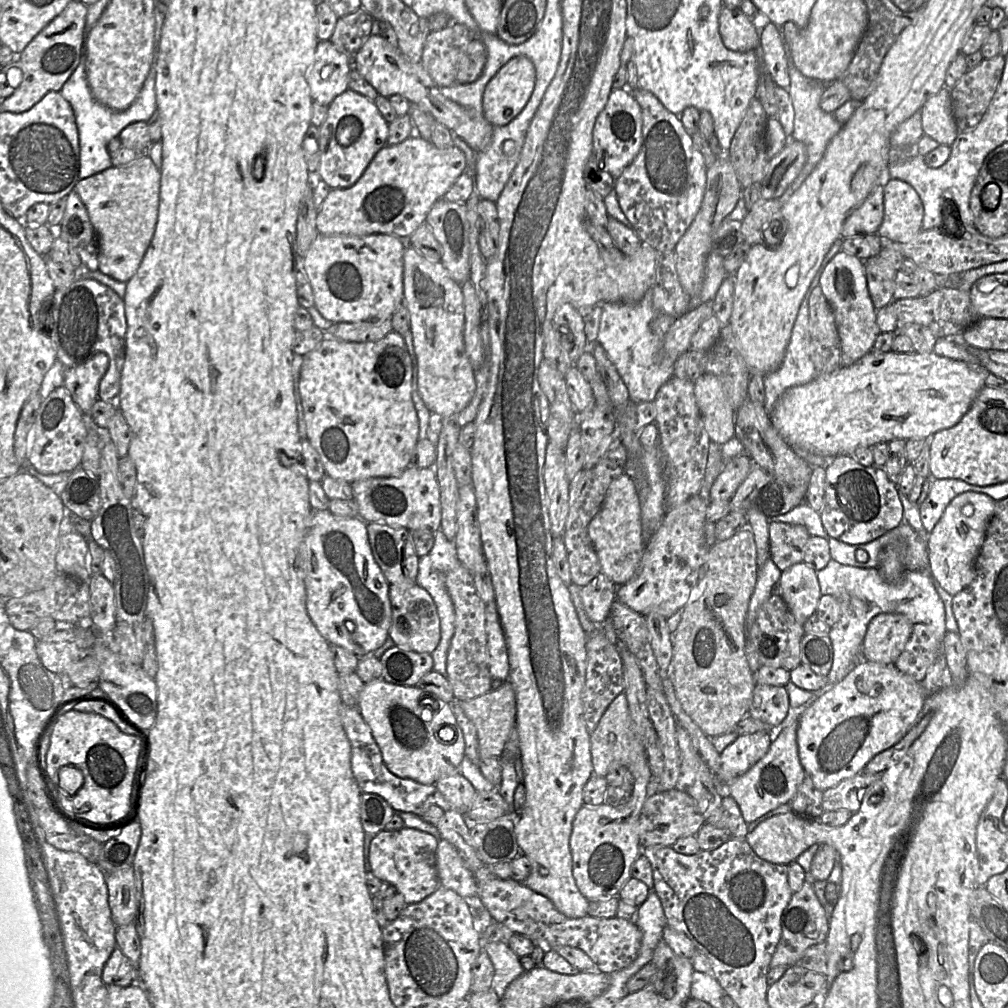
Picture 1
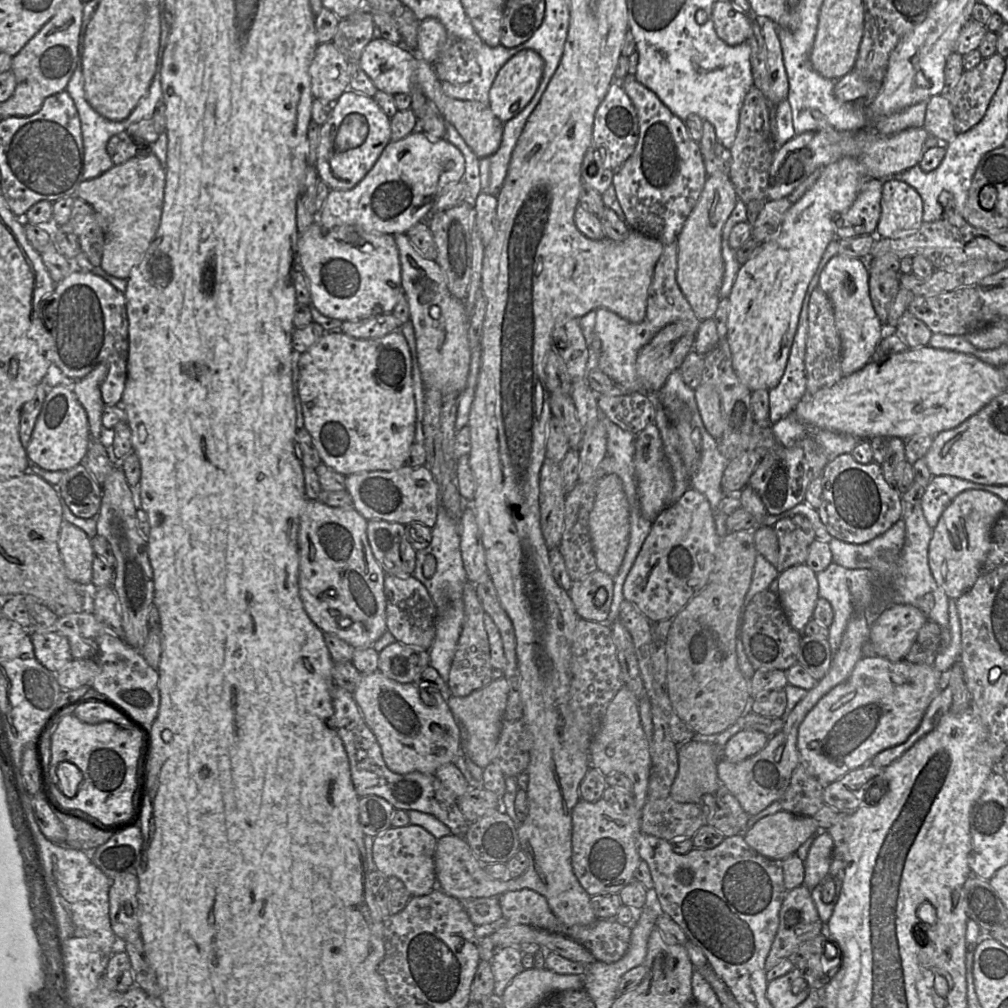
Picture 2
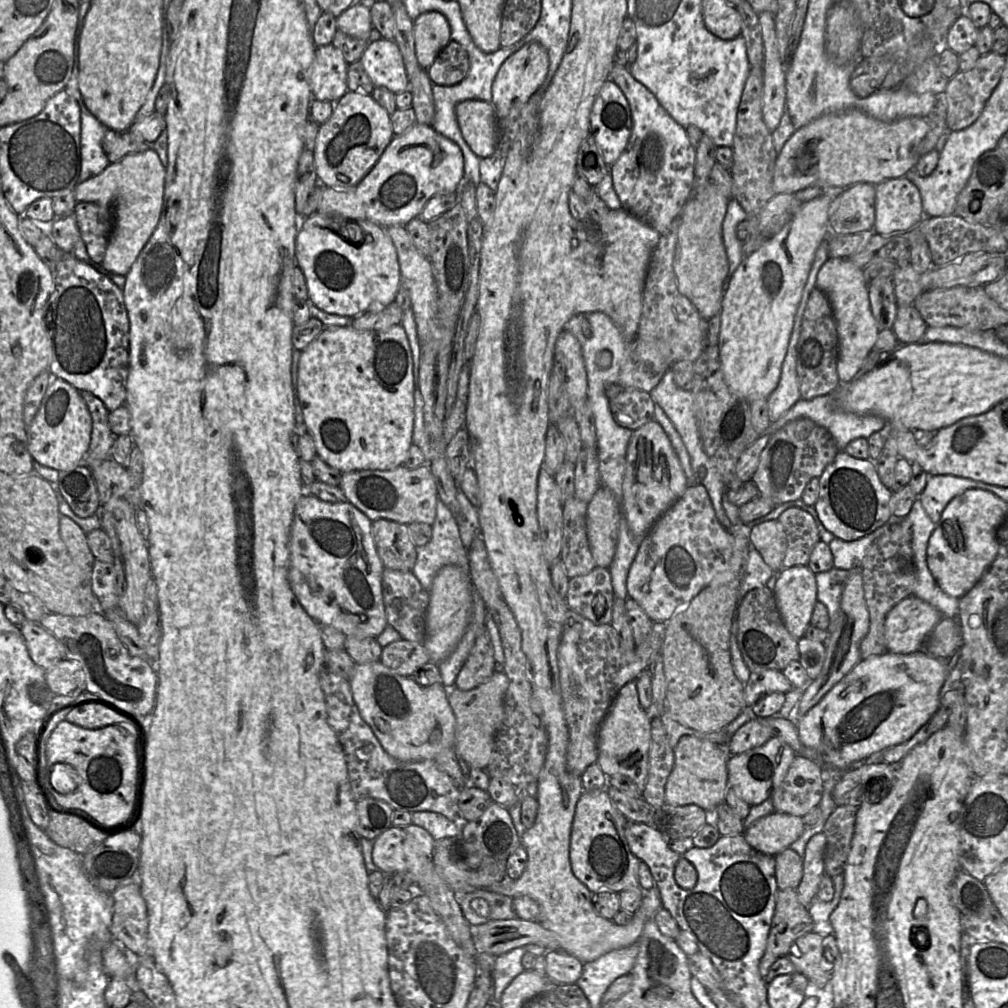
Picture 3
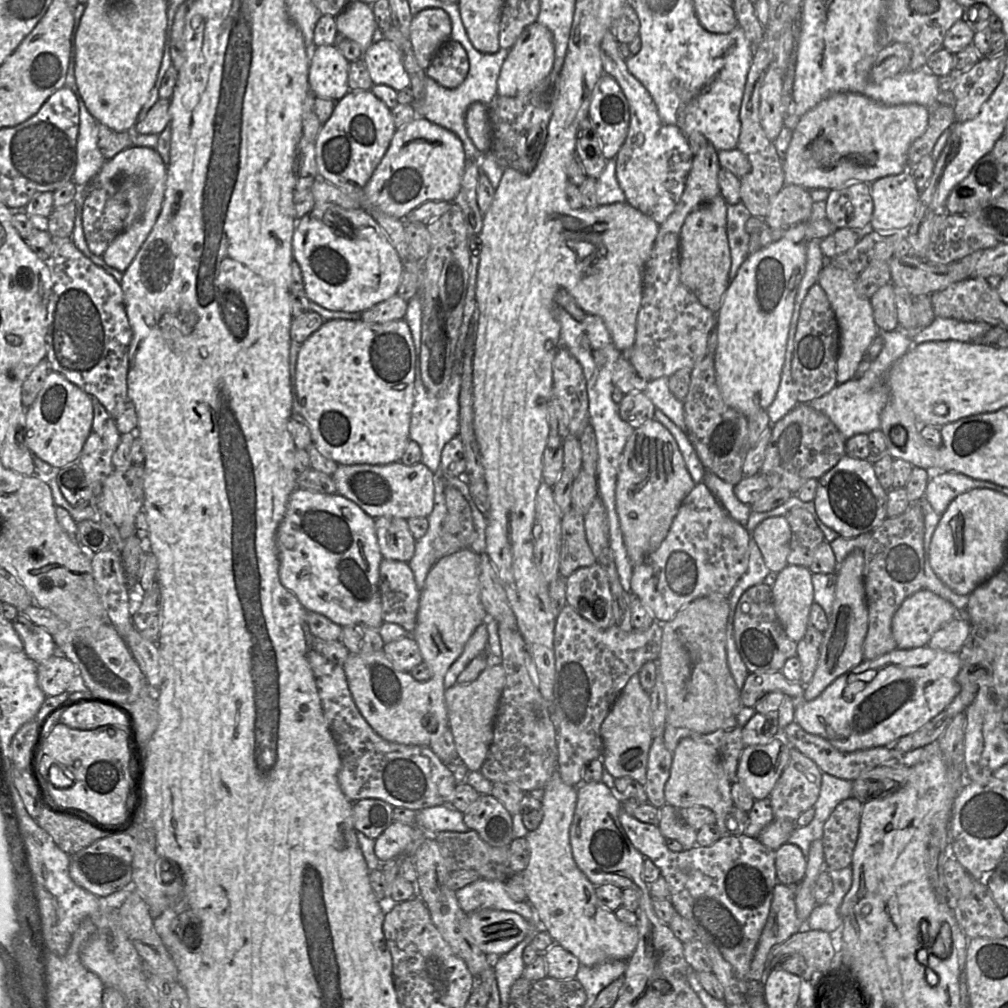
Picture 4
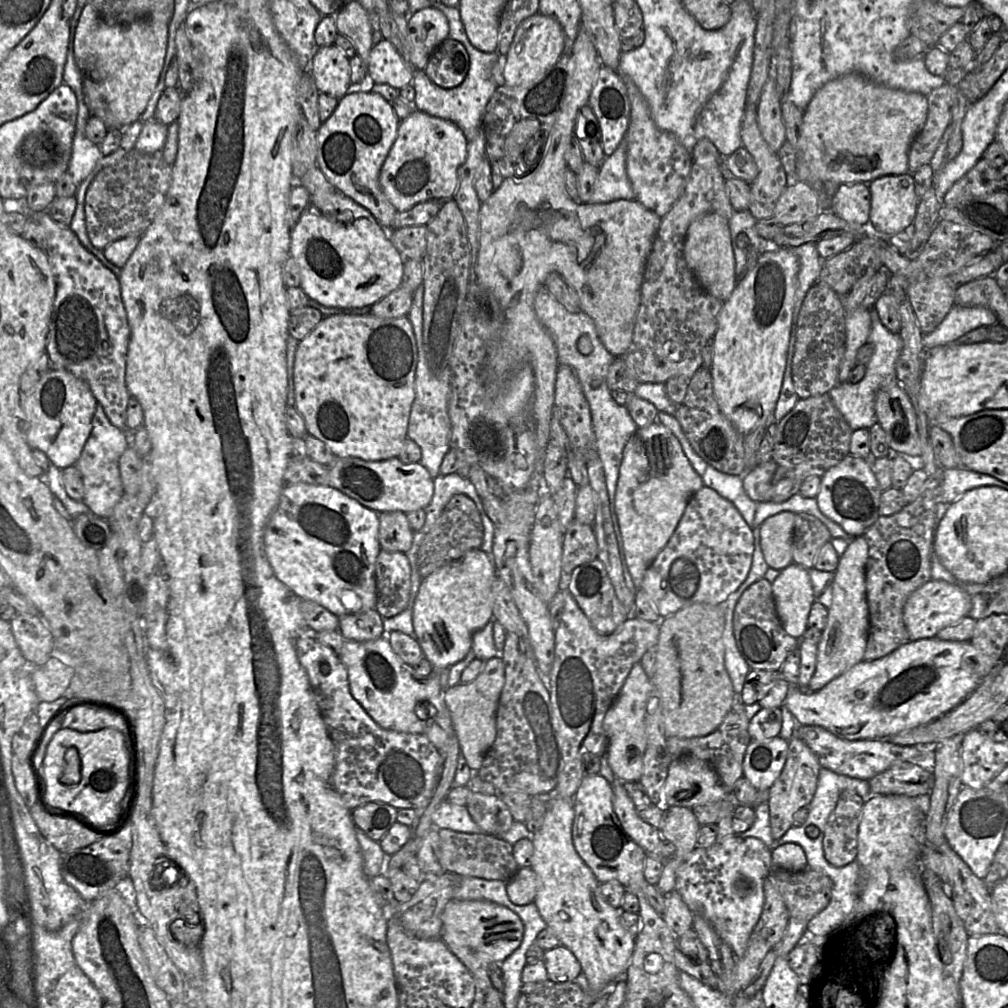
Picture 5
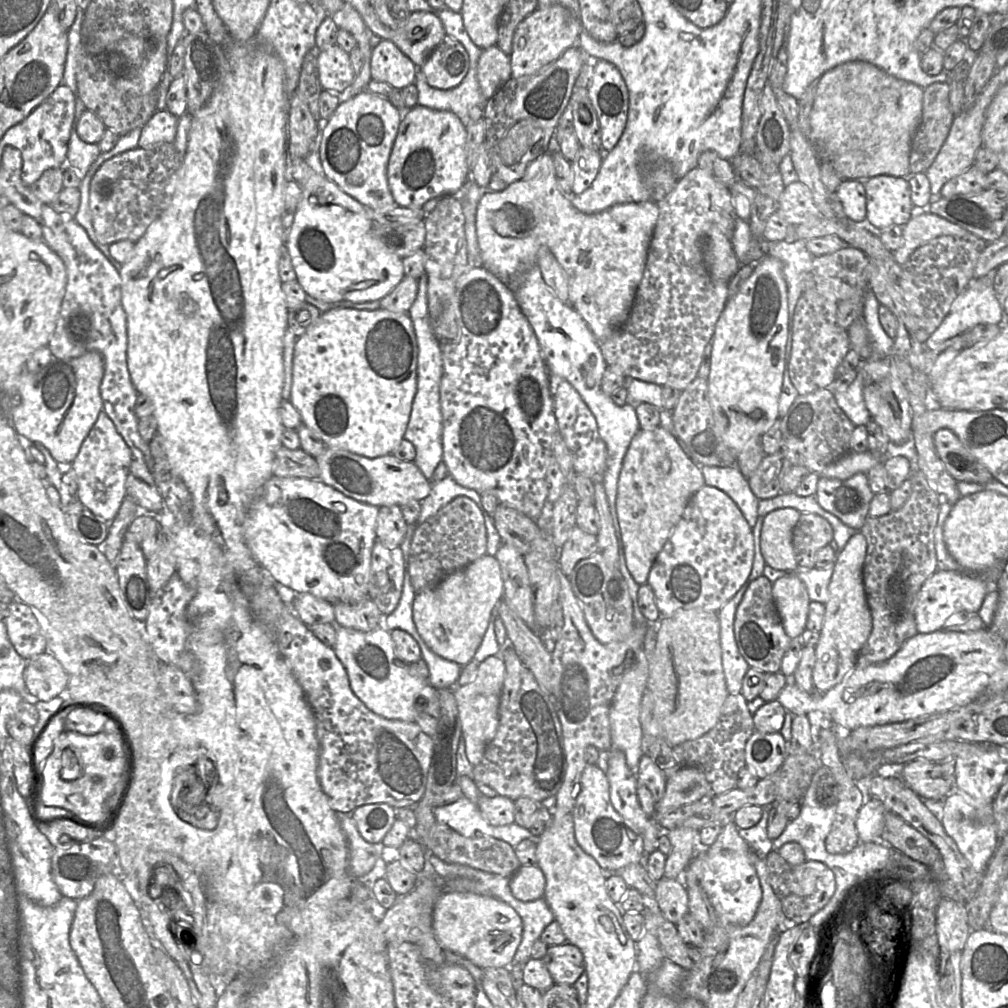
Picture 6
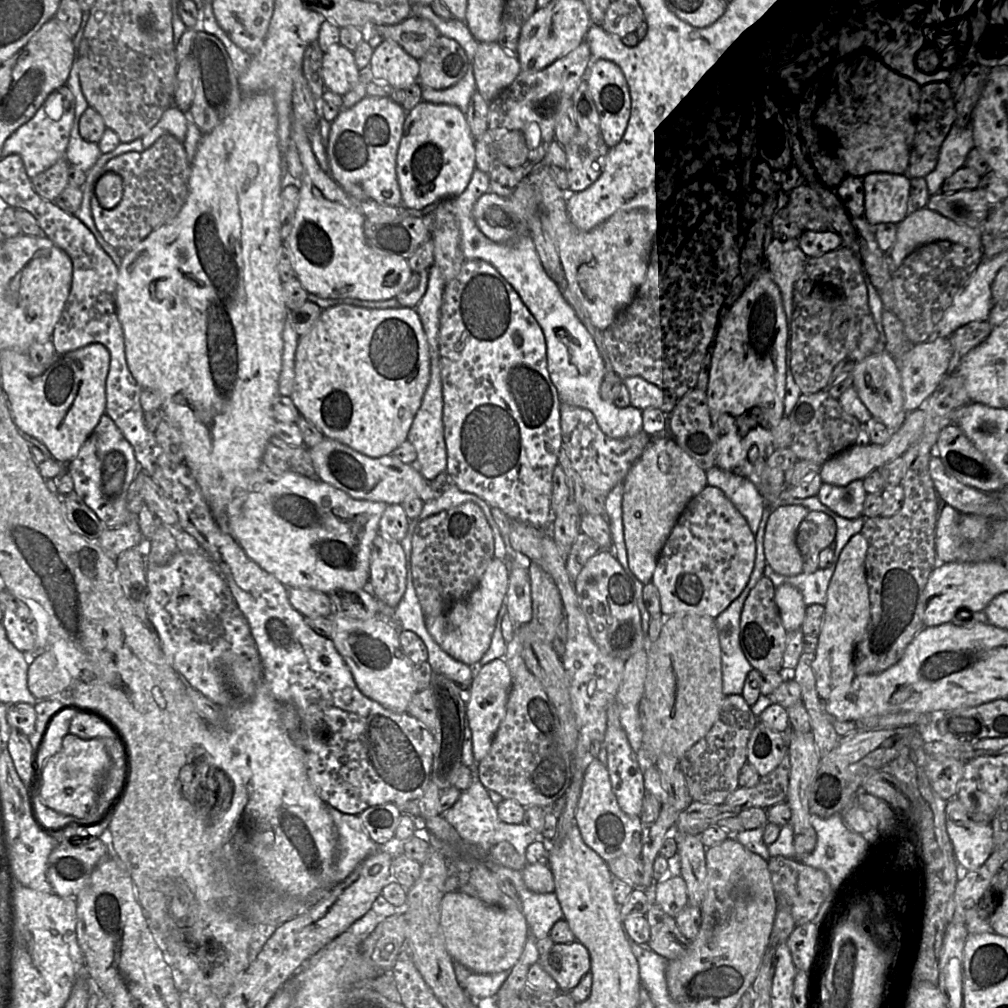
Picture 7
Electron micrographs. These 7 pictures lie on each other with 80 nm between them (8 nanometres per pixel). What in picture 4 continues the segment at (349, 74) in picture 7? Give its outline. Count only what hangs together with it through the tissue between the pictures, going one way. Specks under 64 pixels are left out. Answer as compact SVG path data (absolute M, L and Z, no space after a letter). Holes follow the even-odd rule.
M335 45L318 46L310 51L309 86L317 97L331 99L335 102L342 99L349 91L348 76L350 62Z

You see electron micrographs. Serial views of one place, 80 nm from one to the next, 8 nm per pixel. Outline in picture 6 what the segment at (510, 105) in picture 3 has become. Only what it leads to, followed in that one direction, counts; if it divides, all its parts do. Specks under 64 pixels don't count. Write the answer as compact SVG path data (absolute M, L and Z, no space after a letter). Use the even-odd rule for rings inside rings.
M552 4L537 8L519 23L514 32L510 54L512 78L532 75L554 62L567 49L577 46L582 30L580 19L562 5Z

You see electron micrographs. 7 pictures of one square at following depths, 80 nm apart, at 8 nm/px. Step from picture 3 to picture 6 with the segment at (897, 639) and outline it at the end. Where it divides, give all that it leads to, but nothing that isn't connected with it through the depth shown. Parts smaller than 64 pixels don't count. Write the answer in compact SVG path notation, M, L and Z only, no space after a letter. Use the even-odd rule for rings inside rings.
M936 570L921 586L914 609L917 632L932 633L944 629L945 622L958 612L978 613L985 596L997 590L995 582L976 579L972 572L957 573L954 571Z

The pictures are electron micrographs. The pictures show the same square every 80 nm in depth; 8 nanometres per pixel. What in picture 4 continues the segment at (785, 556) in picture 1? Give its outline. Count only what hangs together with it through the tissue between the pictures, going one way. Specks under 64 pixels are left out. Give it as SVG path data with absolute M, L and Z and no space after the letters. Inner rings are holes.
M792 508L786 515L791 529L789 565L809 567L816 548L825 541L823 532L810 512L801 508Z

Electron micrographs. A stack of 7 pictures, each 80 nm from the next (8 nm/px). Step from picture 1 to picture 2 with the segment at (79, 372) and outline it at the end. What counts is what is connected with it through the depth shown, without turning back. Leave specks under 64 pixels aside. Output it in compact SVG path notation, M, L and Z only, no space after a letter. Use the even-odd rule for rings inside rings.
M98 364L84 378L75 381L72 391L78 402L85 409L89 424L90 439L102 440L102 412L105 406L100 392L100 385L108 371L105 364Z

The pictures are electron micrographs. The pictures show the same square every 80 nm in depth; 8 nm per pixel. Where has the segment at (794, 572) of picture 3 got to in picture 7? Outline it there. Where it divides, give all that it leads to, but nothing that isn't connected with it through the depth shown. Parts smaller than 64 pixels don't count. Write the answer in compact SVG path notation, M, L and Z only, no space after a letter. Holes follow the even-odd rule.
M783 583L775 589L775 602L785 630L793 632L801 629L807 608L801 592L795 586Z

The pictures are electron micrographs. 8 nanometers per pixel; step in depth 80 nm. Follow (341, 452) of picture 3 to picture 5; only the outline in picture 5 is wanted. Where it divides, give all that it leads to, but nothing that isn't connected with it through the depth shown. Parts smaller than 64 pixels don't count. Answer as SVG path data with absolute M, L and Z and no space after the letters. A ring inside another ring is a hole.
M370 313L365 315L333 314L324 316L321 322L299 341L294 362L295 408L303 416L307 433L323 441L337 458L355 457L365 461L382 461L398 457L407 437L412 404L415 398L415 373L418 361L416 340L407 316L380 318Z

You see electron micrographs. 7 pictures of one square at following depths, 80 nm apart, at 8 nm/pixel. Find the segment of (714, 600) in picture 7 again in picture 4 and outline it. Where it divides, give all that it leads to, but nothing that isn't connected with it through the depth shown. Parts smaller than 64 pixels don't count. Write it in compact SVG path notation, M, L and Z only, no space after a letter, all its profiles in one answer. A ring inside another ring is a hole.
M703 483L696 484L681 503L661 545L633 568L633 597L640 599L655 621L666 623L697 598L729 596L748 568L750 537L750 531L724 510Z

